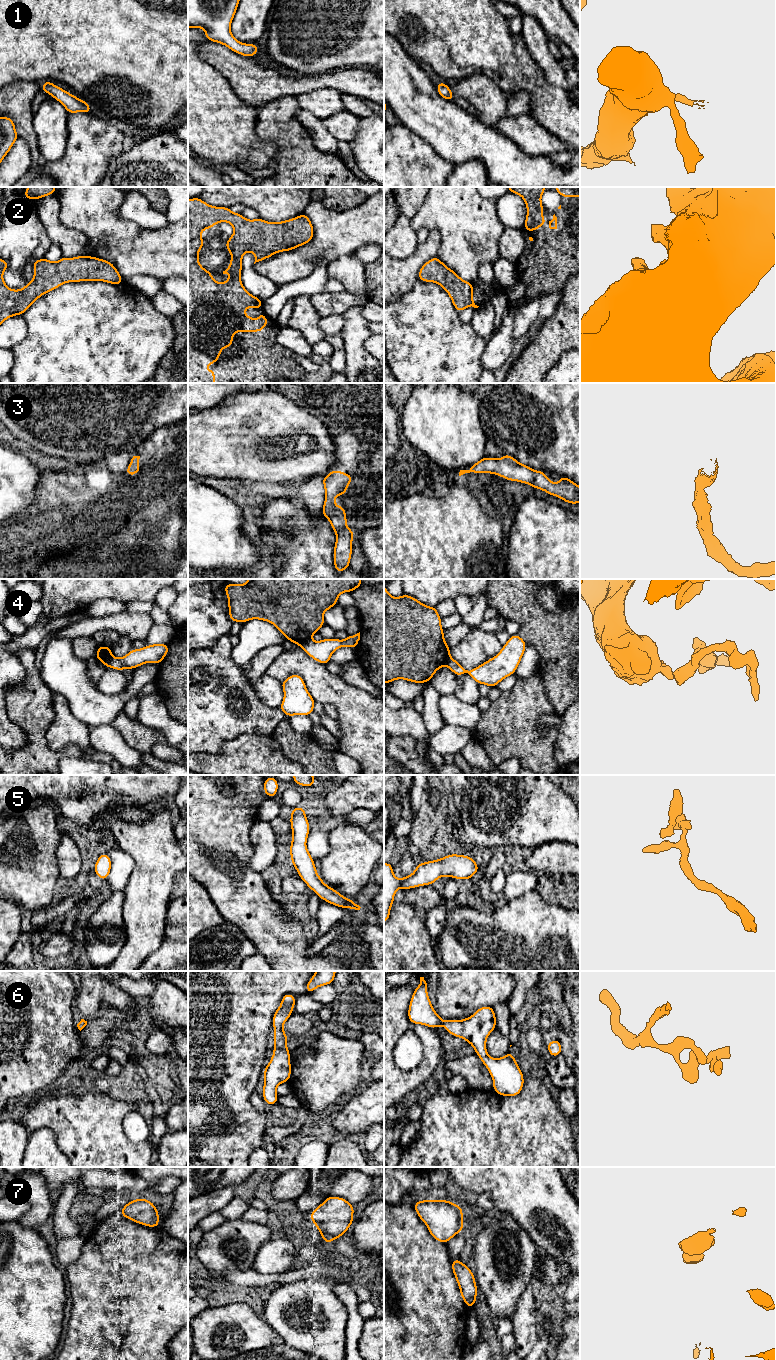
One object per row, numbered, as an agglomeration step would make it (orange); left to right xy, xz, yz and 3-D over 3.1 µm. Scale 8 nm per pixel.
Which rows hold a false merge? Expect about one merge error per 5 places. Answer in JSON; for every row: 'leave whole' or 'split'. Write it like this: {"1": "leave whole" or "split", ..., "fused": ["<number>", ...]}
{"1": "leave whole", "2": "leave whole", "3": "leave whole", "4": "split", "5": "leave whole", "6": "leave whole", "7": "leave whole", "fused": ["4"]}

